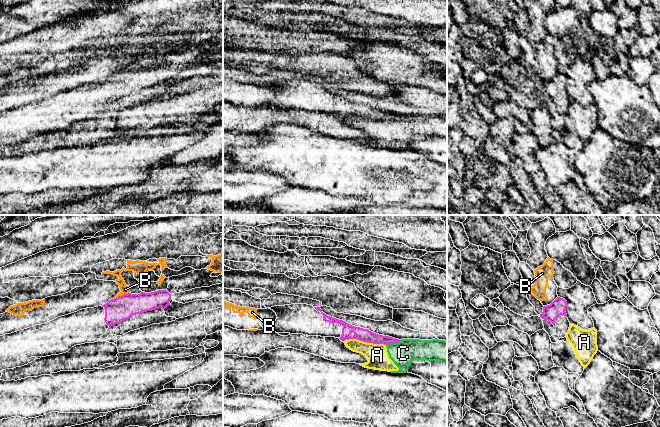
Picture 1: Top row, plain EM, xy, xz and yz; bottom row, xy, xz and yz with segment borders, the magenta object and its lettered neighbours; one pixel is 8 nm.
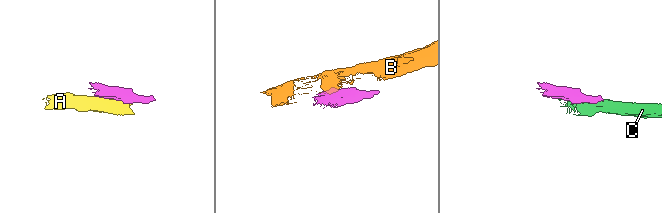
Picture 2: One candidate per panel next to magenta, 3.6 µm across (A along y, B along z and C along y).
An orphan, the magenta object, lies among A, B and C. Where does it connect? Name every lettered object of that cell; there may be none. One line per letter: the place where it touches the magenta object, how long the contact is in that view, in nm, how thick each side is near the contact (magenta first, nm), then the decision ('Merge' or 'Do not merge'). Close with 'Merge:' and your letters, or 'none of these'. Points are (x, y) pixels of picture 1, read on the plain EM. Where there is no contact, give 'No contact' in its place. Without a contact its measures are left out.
A: Touches magenta at xz (366, 117). Shared border 300 nm. Thickness 100 nm (magenta) against 170 nm. Do not merge
B: Touches magenta at xy (120, 72). Shared border 140 nm. Thickness 190 nm (magenta) against 70 nm. Do not merge
C: Touches magenta at xz (392, 118). Shared border 140 nm. Thickness 100 nm (magenta) against 190 nm. Do not merge
Merge: none of these

